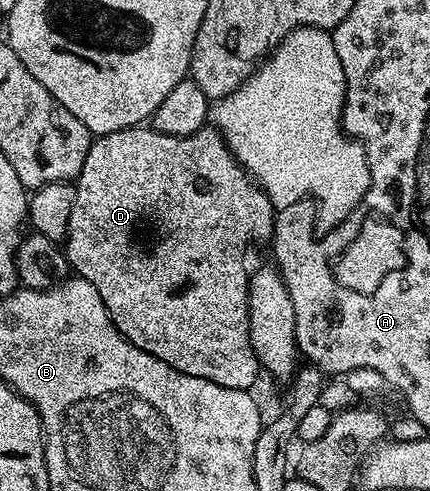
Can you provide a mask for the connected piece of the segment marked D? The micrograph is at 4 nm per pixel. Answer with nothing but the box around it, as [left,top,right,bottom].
[64,124,276,391]

